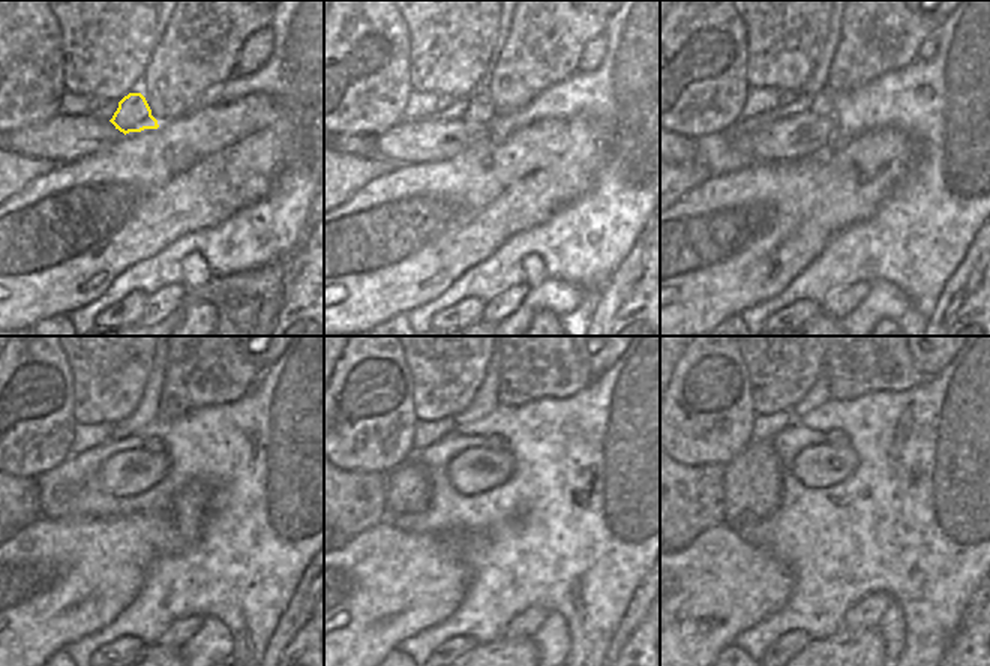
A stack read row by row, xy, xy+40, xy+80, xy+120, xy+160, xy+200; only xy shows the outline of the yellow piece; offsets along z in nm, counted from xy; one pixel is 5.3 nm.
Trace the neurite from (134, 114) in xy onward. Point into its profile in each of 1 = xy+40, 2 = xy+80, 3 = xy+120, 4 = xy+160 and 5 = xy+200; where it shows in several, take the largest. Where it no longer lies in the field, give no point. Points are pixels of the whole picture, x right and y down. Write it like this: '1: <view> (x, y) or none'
1: xy+40 (480, 113)
2: xy+80 (821, 105)
3: xy+120 (152, 444)
4: xy+160 (495, 441)
5: xy+200 (836, 438)

